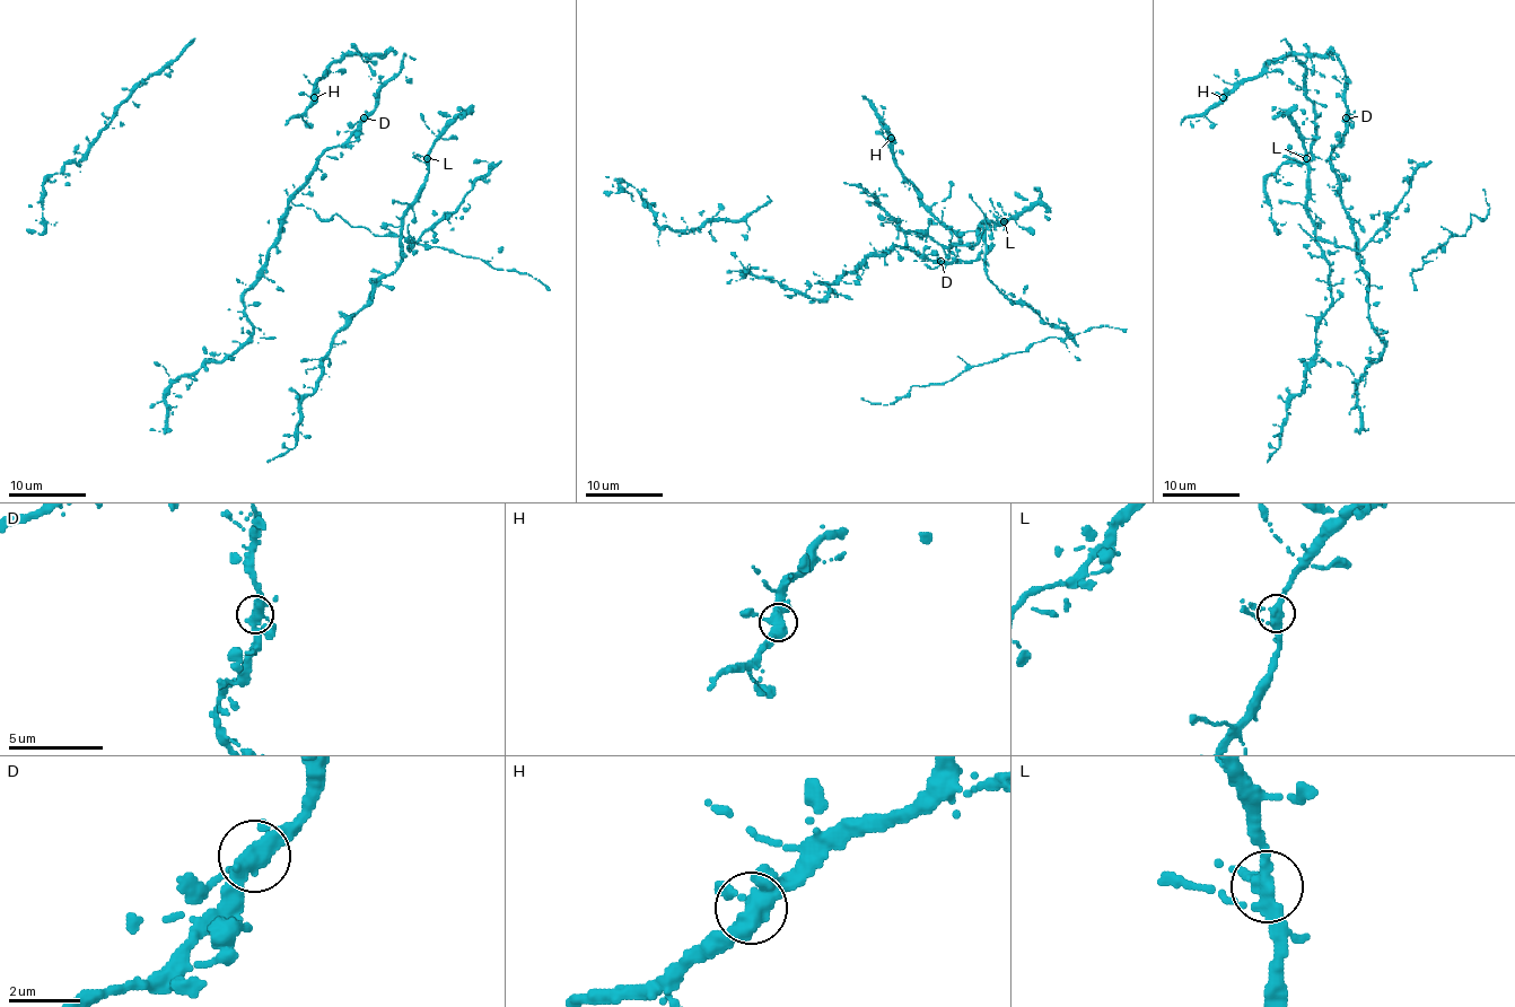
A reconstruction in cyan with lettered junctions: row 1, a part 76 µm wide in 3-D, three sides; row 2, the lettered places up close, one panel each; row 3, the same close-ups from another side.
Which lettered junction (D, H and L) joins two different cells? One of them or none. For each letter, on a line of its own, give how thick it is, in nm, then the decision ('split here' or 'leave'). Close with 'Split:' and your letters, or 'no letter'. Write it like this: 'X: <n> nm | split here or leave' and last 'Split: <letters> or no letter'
D: 400 nm | leave
H: 400 nm | leave
L: 360 nm | leave
Split: no letter

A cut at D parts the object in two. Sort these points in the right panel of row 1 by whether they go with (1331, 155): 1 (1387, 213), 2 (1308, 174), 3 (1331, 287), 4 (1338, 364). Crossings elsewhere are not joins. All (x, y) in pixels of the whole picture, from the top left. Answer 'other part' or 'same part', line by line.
1: other part
2: other part
3: other part
4: same part

